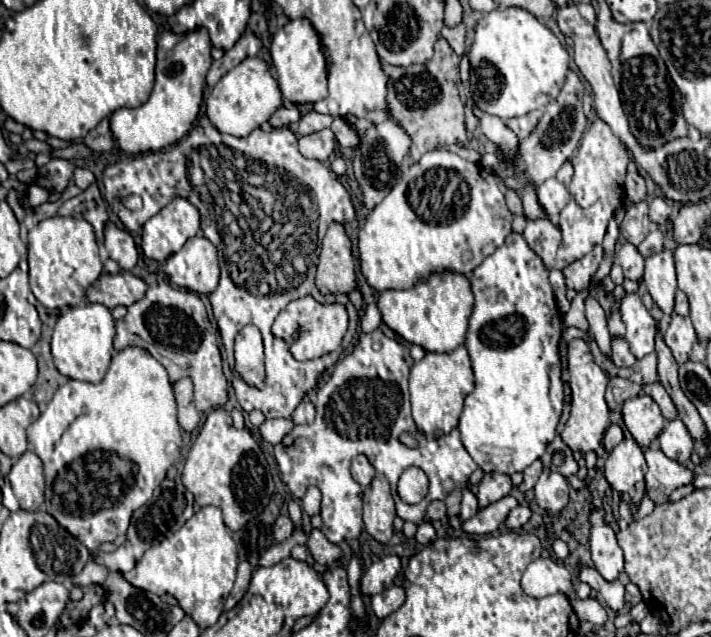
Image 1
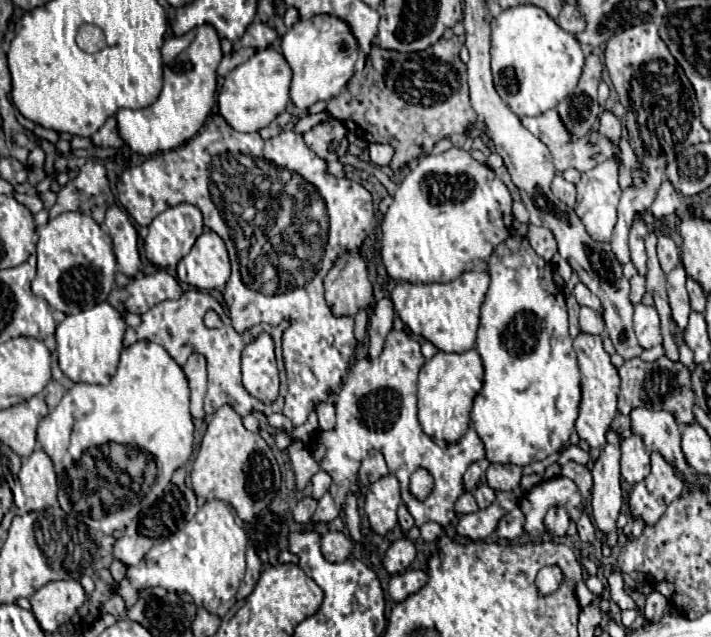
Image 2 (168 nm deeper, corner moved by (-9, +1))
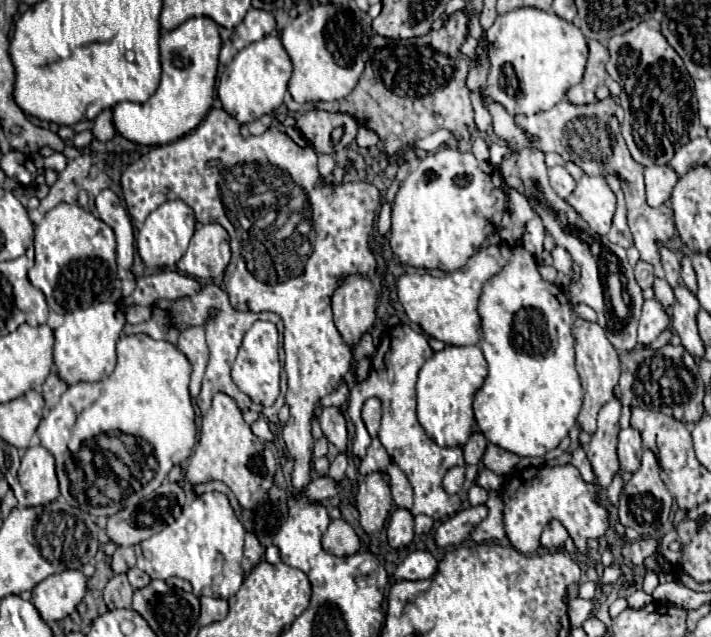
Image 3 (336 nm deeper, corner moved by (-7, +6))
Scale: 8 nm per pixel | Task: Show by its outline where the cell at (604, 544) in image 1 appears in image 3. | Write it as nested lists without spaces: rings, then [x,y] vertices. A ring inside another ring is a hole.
[[[613,398],[599,410],[599,428],[591,436],[591,442],[585,446],[587,458],[593,466],[597,484],[601,488],[607,488],[613,476],[619,472],[619,458],[617,458],[619,414],[621,414],[621,402]]]

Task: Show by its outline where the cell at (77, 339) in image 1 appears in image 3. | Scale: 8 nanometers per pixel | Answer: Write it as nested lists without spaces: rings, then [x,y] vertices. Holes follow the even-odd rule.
[[[99,302],[83,310],[67,312],[63,326],[55,330],[53,358],[59,376],[67,384],[97,382],[115,370],[115,344],[125,324],[123,310],[113,302]]]

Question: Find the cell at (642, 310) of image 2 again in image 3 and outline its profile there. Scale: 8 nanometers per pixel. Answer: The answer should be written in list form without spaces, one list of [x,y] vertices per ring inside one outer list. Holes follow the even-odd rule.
[[[655,298],[645,300],[639,318],[639,342],[645,346],[651,344],[667,328],[667,324],[669,324],[669,316],[661,308],[661,304]]]

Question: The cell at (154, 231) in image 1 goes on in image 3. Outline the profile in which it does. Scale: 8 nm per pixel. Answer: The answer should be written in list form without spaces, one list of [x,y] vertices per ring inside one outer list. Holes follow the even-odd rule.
[[[171,200],[153,210],[137,234],[137,250],[149,268],[175,268],[175,262],[185,254],[195,232],[195,214],[181,200]]]

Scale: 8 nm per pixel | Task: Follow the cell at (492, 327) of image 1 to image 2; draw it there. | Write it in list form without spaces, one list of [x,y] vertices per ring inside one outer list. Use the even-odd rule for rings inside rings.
[[[511,235],[493,251],[487,269],[491,273],[491,285],[481,305],[481,323],[477,331],[477,351],[483,359],[485,381],[471,409],[471,423],[483,439],[491,463],[513,463],[523,467],[555,455],[569,441],[579,415],[581,373],[573,340],[569,337],[566,296],[551,279],[553,267],[533,253],[523,235]]]

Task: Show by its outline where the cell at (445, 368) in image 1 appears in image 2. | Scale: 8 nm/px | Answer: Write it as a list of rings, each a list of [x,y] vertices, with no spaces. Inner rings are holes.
[[[475,349],[465,353],[439,351],[419,371],[417,401],[419,401],[419,423],[423,431],[435,441],[457,443],[469,429],[471,405],[481,387],[483,387],[483,363]]]

